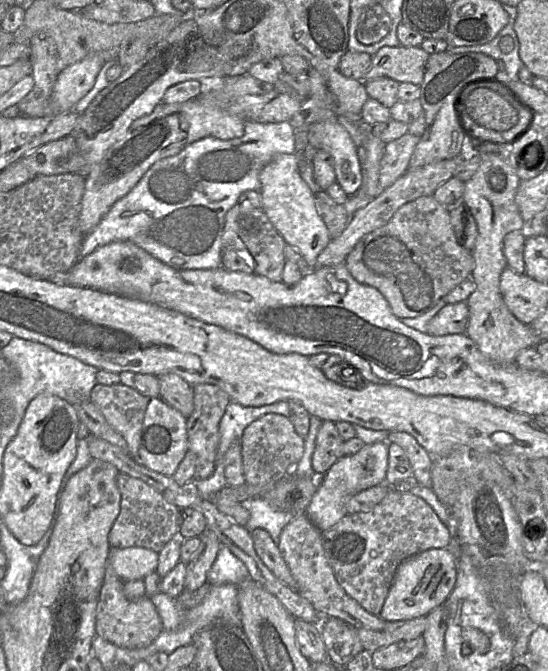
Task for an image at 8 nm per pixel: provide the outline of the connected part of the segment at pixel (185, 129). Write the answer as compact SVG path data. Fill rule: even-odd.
M199 97L176 104L161 102L150 114L133 121L125 135L108 149L101 161L85 177L85 191L80 211L80 226L84 235L101 221L116 201L139 182L154 163L179 153L185 146L205 137L212 136L222 140L239 138L244 134L246 121L250 120L231 115L216 105L204 104Z

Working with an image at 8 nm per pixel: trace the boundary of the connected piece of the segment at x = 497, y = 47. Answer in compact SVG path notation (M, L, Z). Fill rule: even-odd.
M503 4L509 15L507 25L488 43L477 46L450 46L451 53L476 52L486 54L504 63L504 72L499 71L496 79L506 84L508 81L519 81L518 73L523 65L519 57L519 41L514 30L517 7Z

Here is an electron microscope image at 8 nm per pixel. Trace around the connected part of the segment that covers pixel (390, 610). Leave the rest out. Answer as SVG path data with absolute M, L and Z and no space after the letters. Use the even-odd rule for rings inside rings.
M428 549L403 560L379 616L386 622L412 620L427 616L444 604L456 582L456 559L447 549Z

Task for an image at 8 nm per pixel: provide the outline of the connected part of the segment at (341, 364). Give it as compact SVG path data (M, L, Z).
M318 353L309 356L309 363L324 372L328 379L340 385L359 389L366 384L361 372L338 355Z

